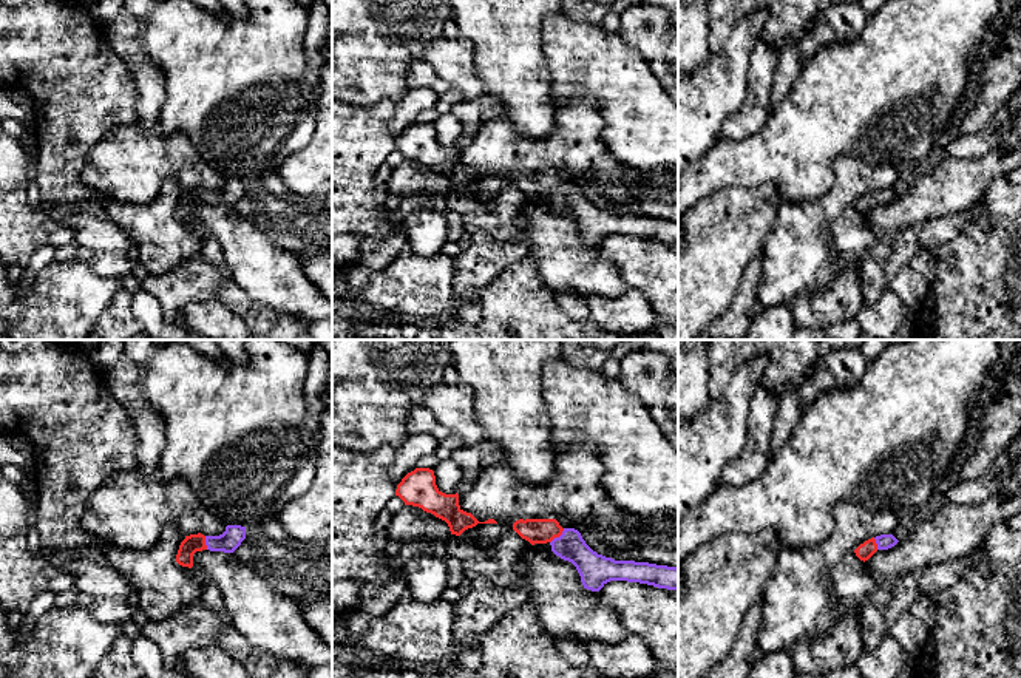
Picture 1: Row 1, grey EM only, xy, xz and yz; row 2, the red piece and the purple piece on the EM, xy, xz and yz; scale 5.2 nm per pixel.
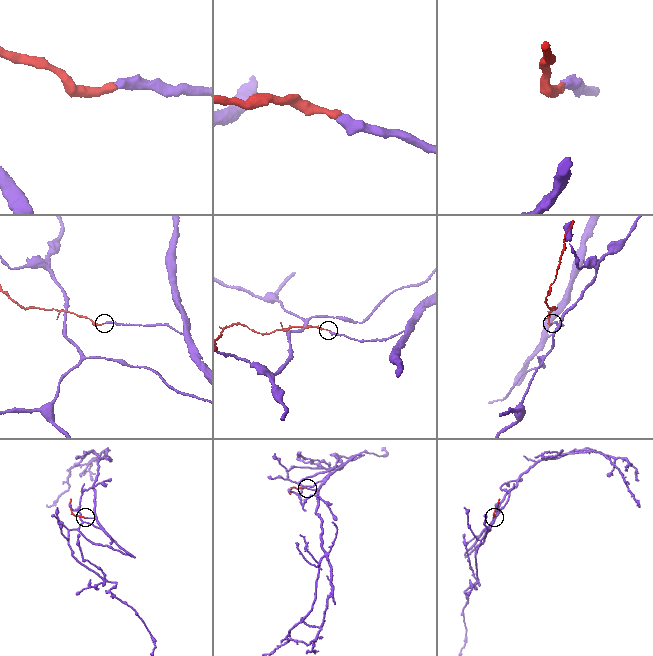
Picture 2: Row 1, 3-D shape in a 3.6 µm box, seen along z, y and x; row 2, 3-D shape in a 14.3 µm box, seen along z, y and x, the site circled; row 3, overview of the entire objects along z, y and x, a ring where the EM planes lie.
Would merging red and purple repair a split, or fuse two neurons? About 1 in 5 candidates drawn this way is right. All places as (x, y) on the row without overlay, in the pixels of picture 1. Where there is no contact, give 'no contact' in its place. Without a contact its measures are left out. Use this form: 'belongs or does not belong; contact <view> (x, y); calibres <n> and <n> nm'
belongs; contact xz (558, 190); calibres 130 and 160 nm

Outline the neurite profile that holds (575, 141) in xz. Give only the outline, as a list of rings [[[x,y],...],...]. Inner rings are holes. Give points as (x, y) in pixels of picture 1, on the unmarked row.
[[[584,96],[555,97],[555,122],[550,134],[541,141],[519,134],[514,124],[502,113],[487,120],[473,142],[459,150],[460,164],[471,167],[479,175],[476,181],[465,184],[460,190],[487,212],[496,192],[504,184],[513,184],[513,178],[519,173],[556,173],[562,182],[573,182],[590,170],[593,161],[607,150],[601,139],[604,125],[598,102]]]

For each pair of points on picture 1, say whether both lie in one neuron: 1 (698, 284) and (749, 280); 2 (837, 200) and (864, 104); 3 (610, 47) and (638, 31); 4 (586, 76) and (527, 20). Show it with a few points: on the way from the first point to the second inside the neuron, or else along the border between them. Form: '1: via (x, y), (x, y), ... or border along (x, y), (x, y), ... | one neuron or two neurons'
1: border along (760, 254), (751, 261), (737, 295), (725, 312) | two neurons
2: border along (885, 164), (839, 155), (833, 162), (831, 186) | two neurons
3: border along (618, 31), (649, 65) | two neurons
4: border along (547, 16), (542, 23), (542, 51), (550, 73) | two neurons

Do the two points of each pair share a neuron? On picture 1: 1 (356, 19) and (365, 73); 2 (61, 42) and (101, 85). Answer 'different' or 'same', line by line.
1: same
2: same

